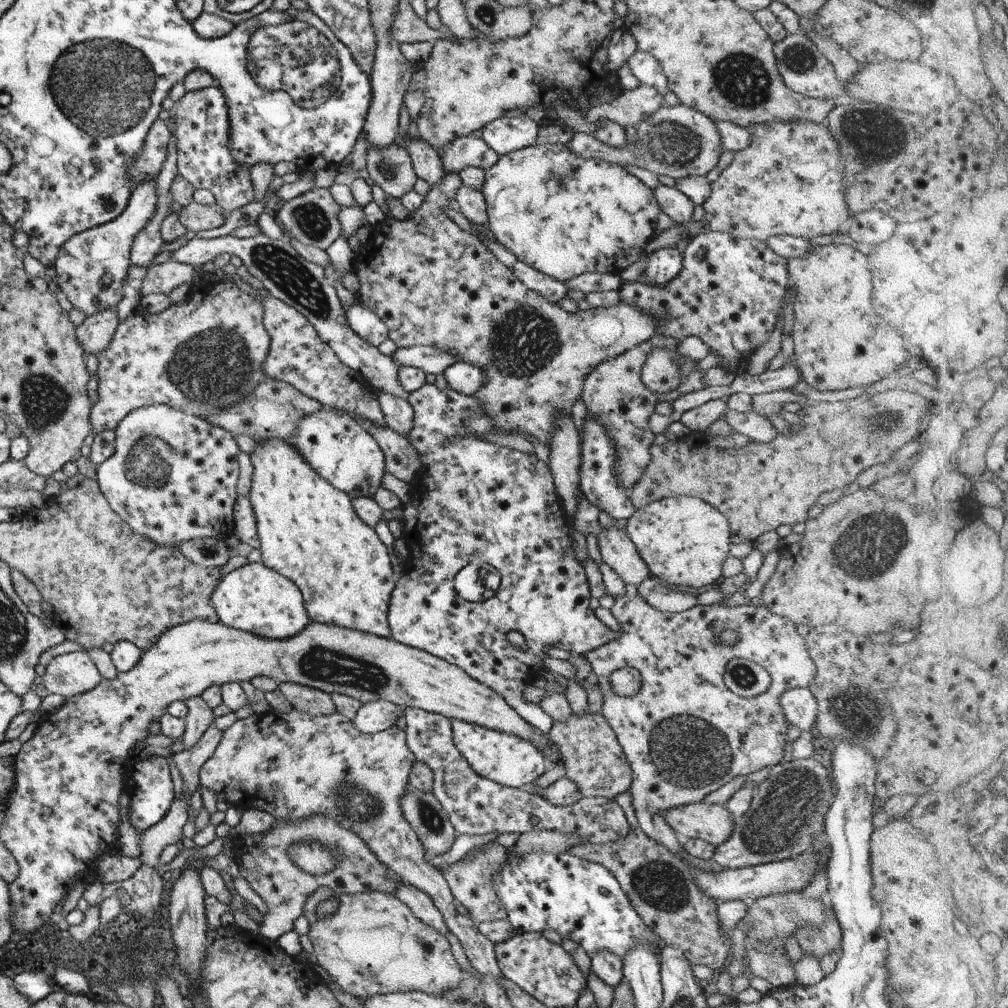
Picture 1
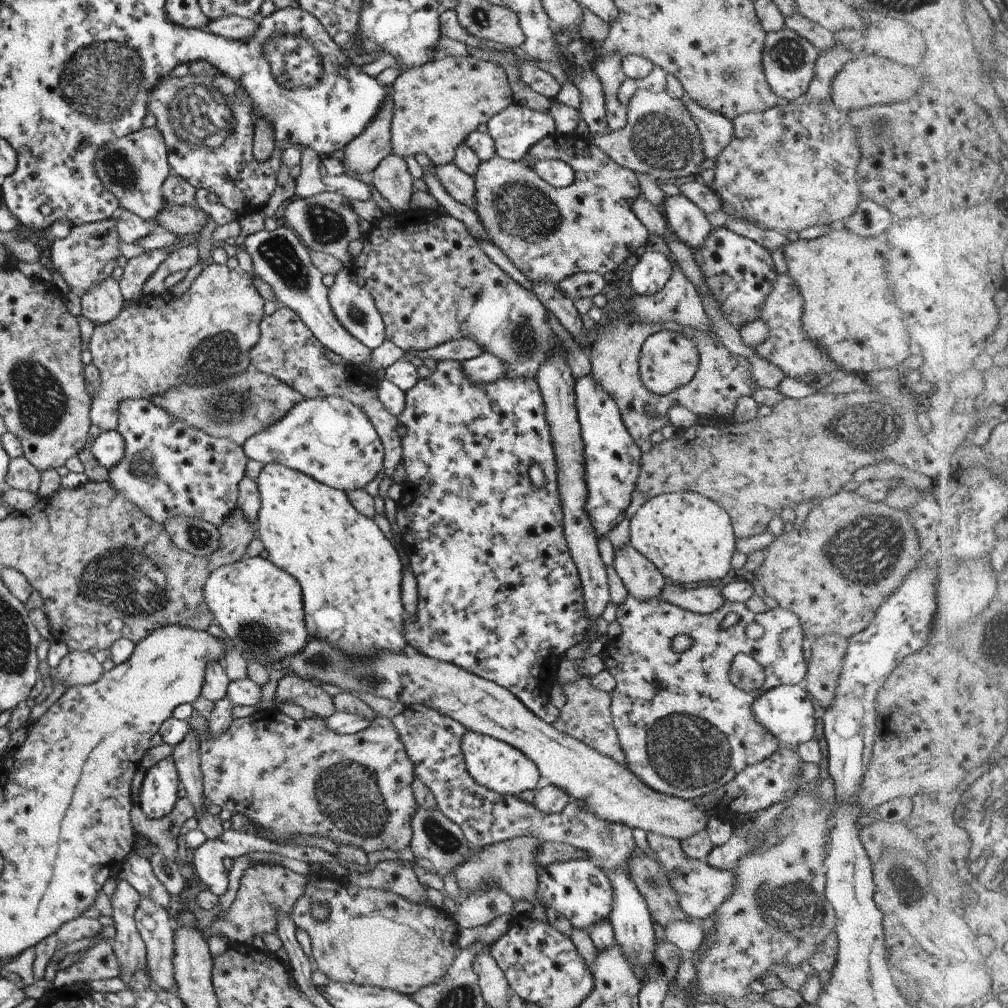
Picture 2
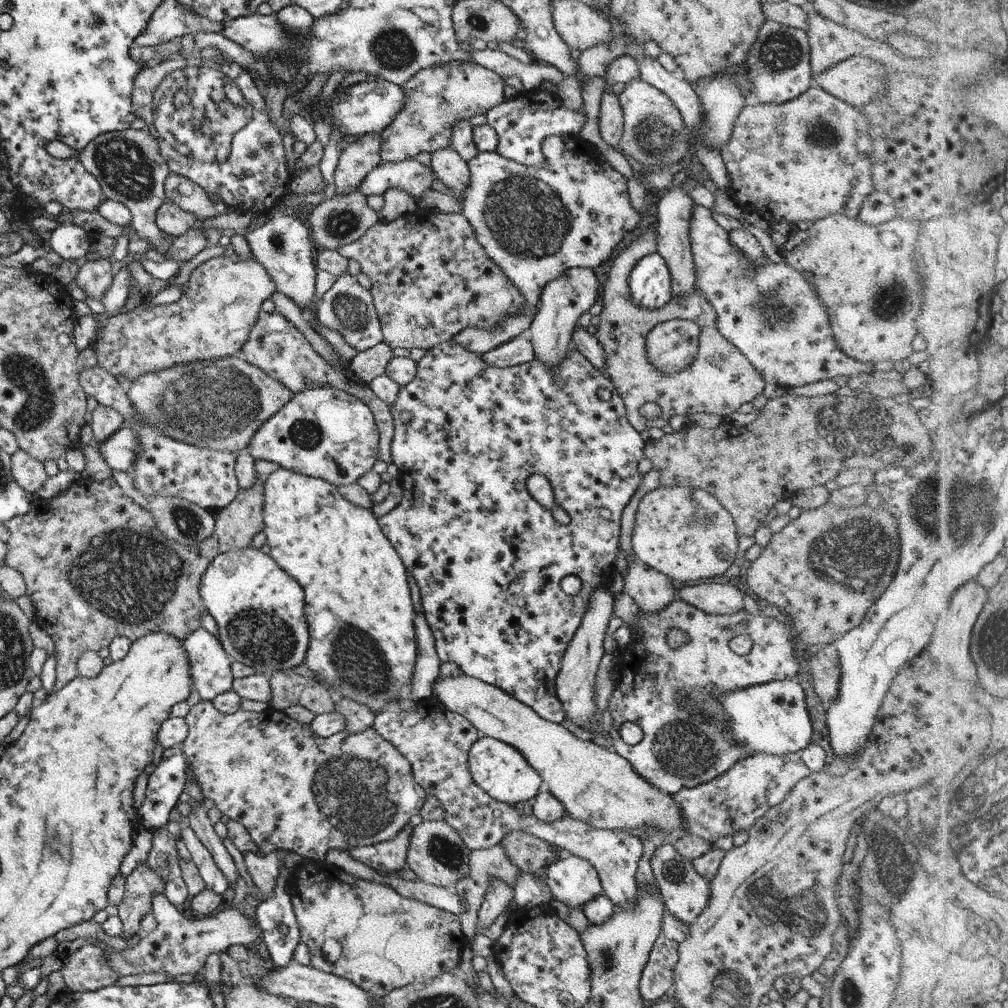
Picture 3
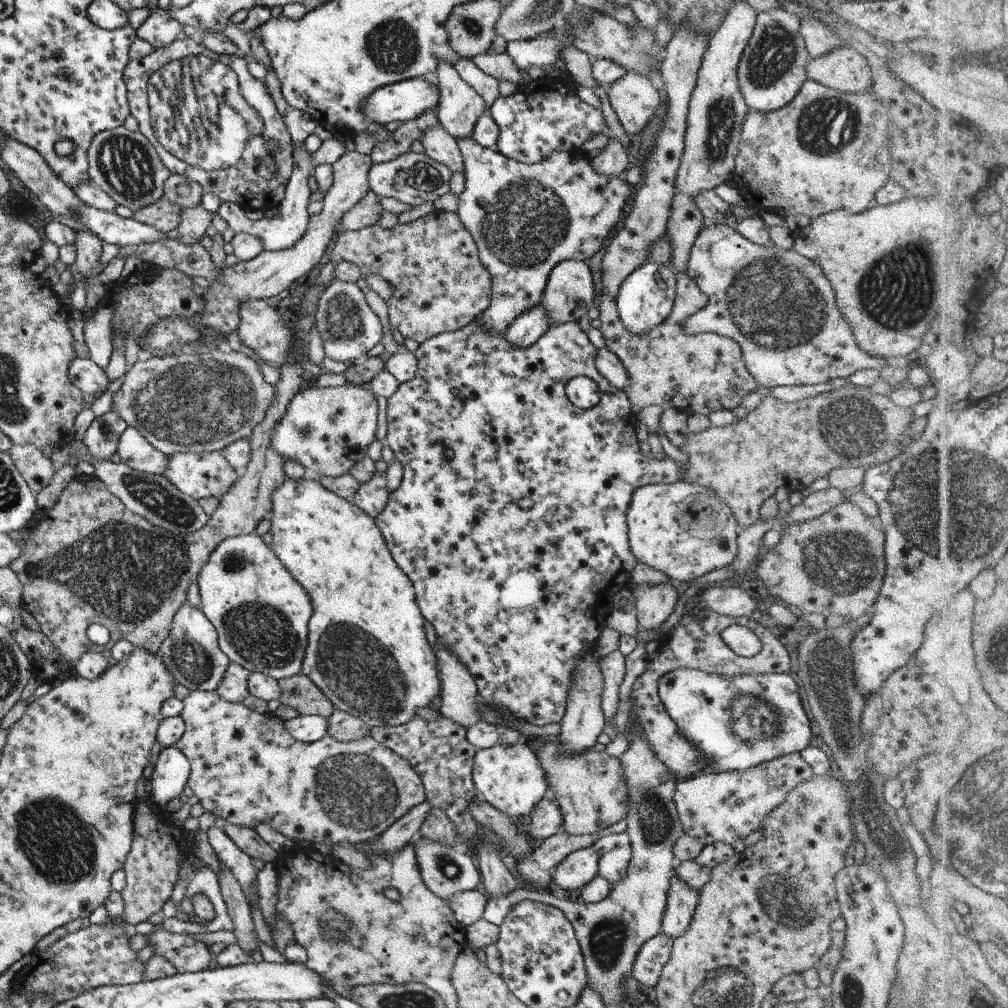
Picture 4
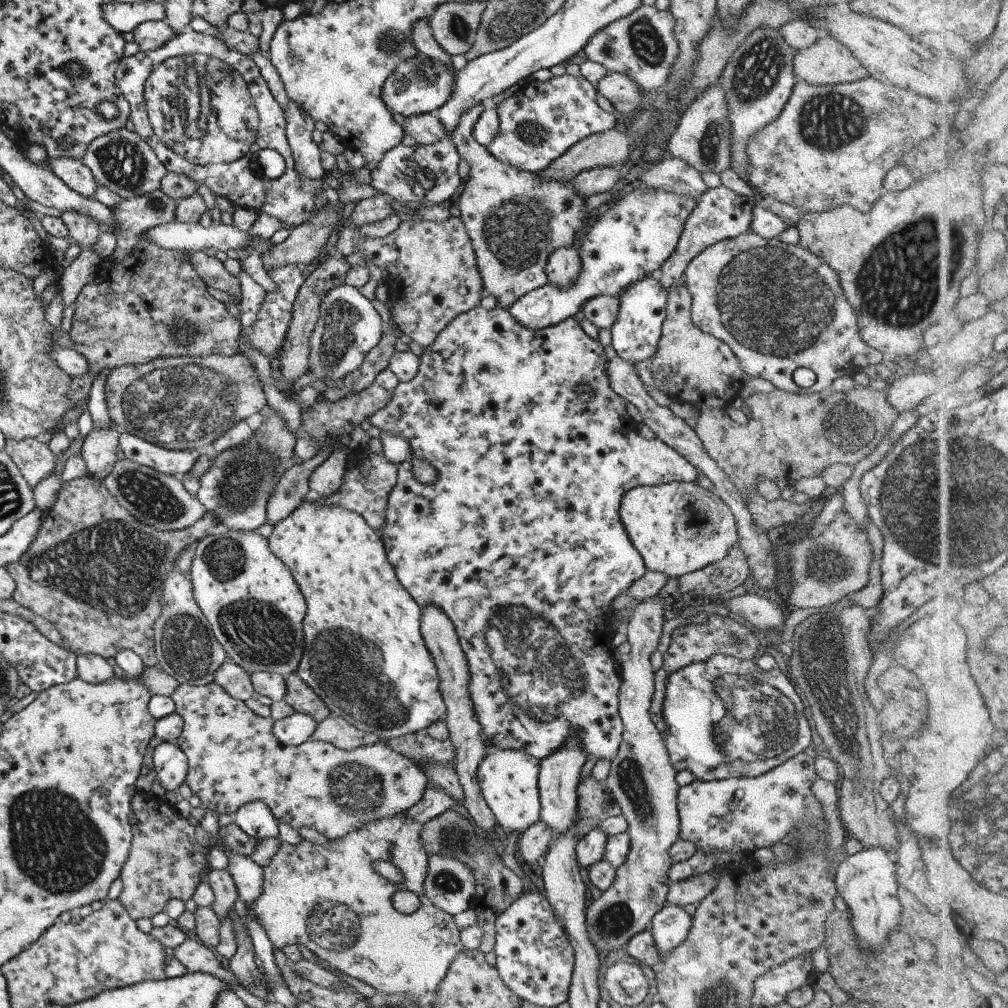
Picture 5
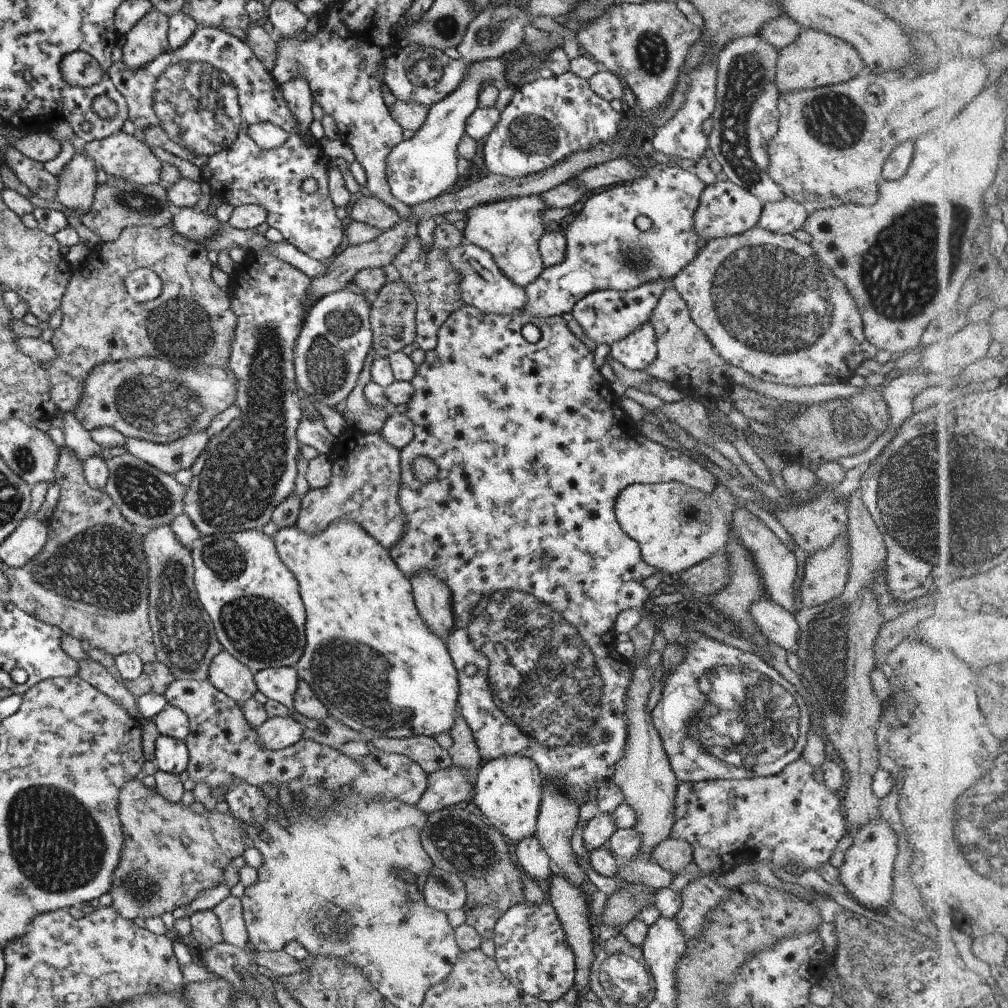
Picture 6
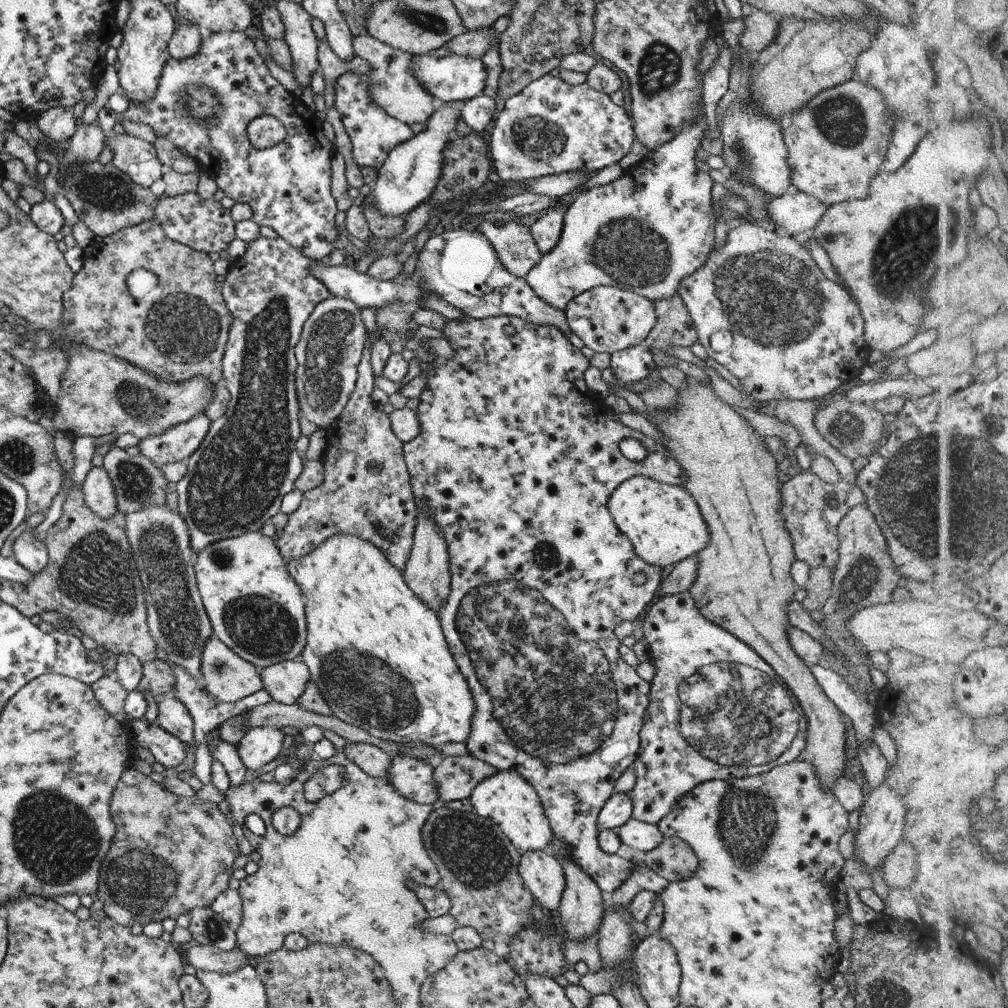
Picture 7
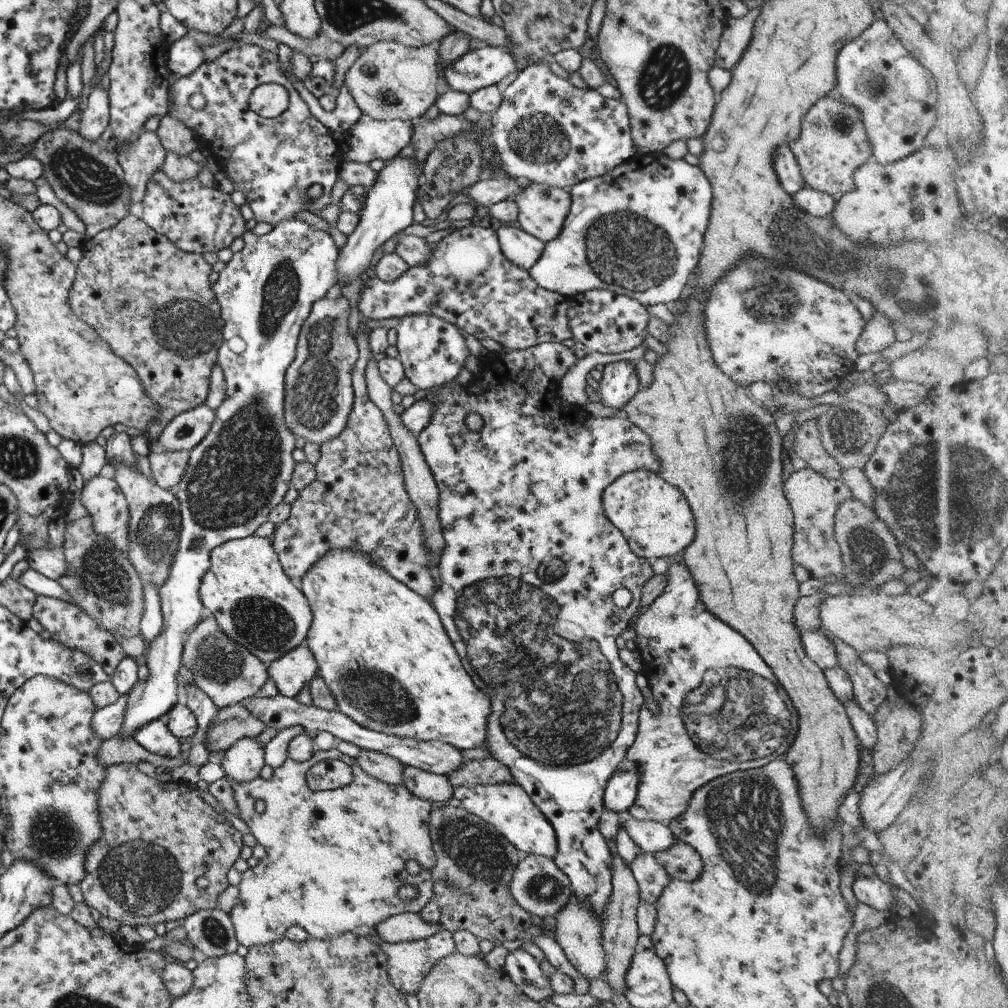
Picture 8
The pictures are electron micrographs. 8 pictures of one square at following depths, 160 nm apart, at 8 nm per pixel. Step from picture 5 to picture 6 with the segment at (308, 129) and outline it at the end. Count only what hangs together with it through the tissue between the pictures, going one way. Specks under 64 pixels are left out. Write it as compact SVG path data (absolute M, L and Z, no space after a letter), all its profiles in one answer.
M291 79L278 85L279 92L290 110L291 116L298 123L298 132L305 137L309 135L309 124L313 121L311 115L312 92L305 80Z

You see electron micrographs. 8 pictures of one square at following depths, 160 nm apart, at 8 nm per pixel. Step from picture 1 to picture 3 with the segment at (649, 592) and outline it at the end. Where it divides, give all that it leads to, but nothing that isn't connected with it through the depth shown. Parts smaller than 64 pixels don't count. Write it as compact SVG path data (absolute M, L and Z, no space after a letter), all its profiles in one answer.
M701 582L676 590L675 598L691 604L705 614L731 615L743 606L743 593L735 586L719 582Z

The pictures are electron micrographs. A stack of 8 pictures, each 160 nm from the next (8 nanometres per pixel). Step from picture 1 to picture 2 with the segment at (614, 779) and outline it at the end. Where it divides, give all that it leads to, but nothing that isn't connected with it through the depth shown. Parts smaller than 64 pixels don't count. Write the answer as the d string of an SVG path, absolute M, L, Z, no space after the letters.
M555 676L555 682L561 688L561 692L565 696L565 702L561 708L558 708L557 718L550 725L557 732L569 735L571 738L585 744L585 746L592 748L595 752L611 758L619 766L626 767L625 755L621 750L615 729L612 725L609 710L609 695L591 686L588 680L589 678L579 677L573 682L559 683L557 676Z

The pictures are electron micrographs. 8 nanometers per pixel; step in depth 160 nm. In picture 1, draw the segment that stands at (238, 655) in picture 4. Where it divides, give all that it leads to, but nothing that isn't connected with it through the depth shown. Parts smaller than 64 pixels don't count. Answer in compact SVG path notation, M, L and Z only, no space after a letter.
M261 562L245 564L222 576L209 596L209 604L224 626L267 640L287 640L310 623L299 588Z

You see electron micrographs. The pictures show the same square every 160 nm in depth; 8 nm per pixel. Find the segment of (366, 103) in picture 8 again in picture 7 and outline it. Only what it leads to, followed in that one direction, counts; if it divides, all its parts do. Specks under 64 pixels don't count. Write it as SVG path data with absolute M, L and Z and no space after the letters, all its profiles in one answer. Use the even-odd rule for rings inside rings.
M483 27L474 31L465 31L449 40L449 42L445 42L442 46L448 48L450 54L454 53L455 55L480 60L492 45L492 41L498 42L499 34L492 30L491 27ZM367 33L352 37L352 51L354 56L359 56L369 63L373 72L369 74L369 88L372 101L381 107L389 116L409 126L427 120L433 110L433 97L425 92L415 77L408 70L411 57L409 53L395 50Z

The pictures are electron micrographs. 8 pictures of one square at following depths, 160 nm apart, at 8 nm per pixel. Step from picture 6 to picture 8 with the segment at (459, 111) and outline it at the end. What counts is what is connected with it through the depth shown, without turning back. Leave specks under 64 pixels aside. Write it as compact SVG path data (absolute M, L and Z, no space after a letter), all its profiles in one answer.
M398 154L387 159L383 167L376 172L375 182L361 197L361 212L359 212L357 226L346 235L346 242L336 260L336 284L343 278L359 276L371 255L393 234L401 232L412 224L411 207L416 200L416 191L420 182L420 166L413 155L401 157Z

